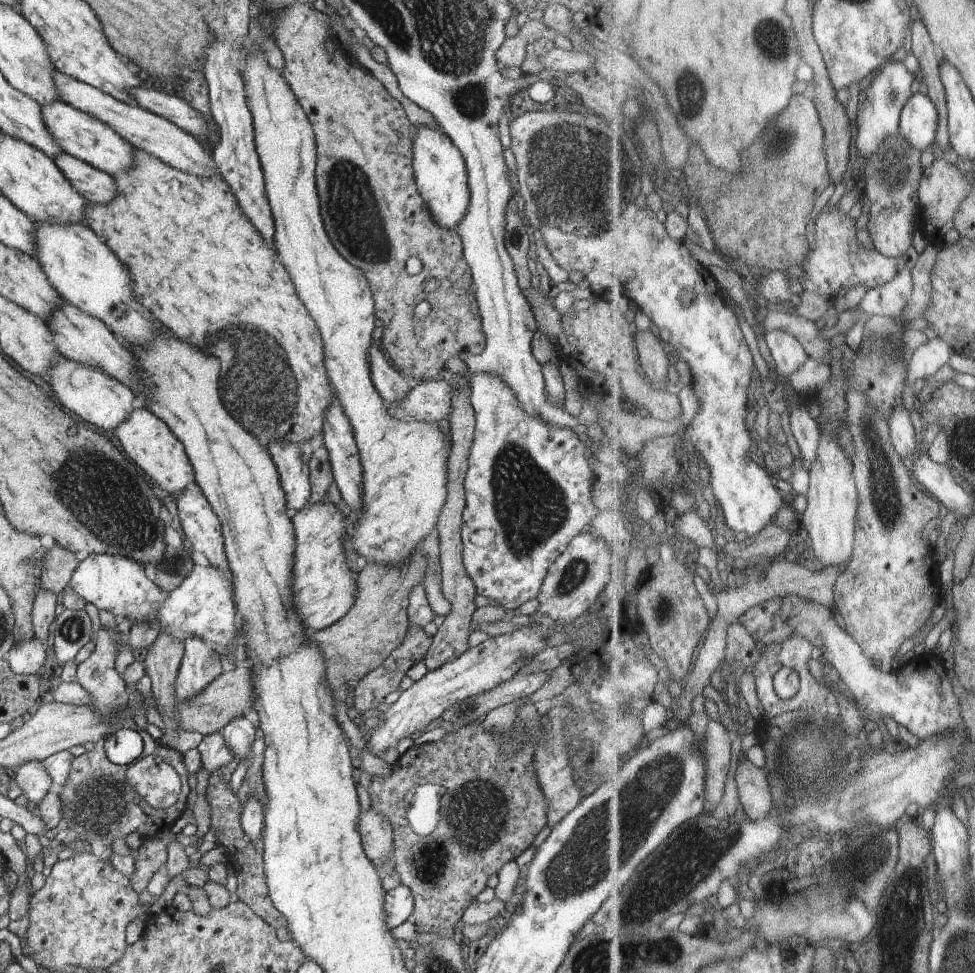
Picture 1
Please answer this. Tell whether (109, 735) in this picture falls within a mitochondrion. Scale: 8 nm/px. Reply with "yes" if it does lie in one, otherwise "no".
no

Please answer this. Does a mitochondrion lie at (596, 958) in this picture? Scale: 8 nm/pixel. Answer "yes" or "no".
yes

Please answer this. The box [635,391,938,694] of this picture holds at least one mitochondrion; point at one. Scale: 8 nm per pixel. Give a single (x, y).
(885, 499)

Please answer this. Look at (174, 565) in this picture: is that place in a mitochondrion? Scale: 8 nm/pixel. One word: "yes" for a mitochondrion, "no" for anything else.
yes

